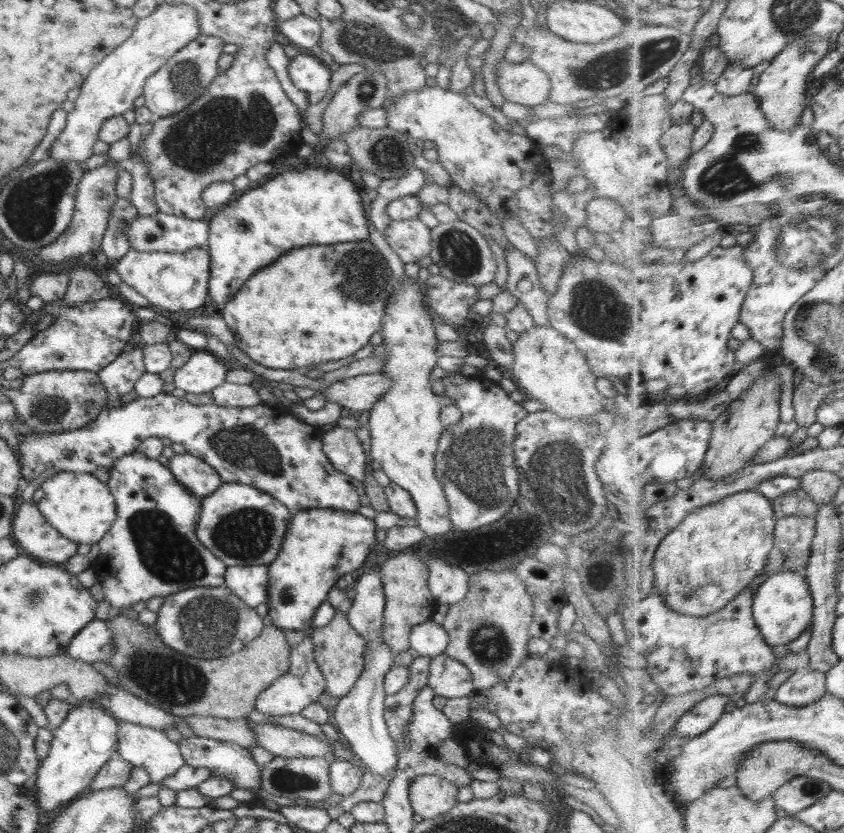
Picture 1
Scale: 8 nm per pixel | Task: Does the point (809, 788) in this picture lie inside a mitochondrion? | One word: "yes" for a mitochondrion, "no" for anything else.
yes

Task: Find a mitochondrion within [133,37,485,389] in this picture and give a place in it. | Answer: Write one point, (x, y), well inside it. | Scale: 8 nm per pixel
(200, 142)

